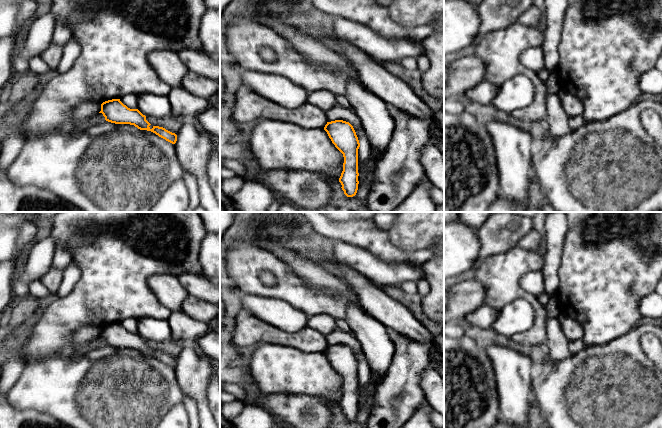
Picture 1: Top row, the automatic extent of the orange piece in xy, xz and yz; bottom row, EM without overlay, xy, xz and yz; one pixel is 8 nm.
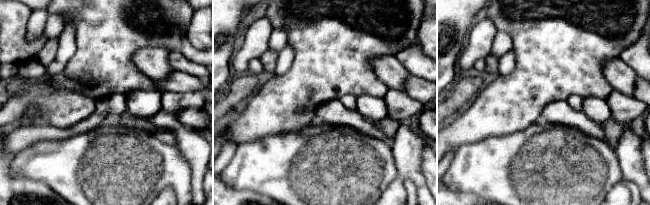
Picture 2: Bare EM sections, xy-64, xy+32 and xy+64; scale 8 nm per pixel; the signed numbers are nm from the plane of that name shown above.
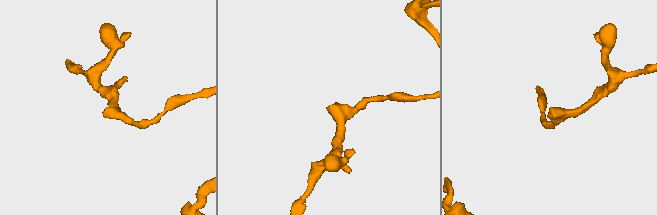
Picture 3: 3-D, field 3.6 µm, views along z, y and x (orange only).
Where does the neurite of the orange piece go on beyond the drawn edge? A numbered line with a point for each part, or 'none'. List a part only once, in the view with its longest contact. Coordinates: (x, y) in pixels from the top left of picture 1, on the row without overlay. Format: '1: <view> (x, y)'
none

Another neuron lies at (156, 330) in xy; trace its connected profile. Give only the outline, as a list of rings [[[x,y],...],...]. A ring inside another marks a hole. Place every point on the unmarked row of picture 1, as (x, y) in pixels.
[[[145,317],[138,319],[138,334],[146,341],[161,343],[171,339],[167,320]]]

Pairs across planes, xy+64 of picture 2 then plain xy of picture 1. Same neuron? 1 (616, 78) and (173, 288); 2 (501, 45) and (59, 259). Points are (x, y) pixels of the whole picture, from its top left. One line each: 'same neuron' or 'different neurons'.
1: same neuron
2: same neuron

